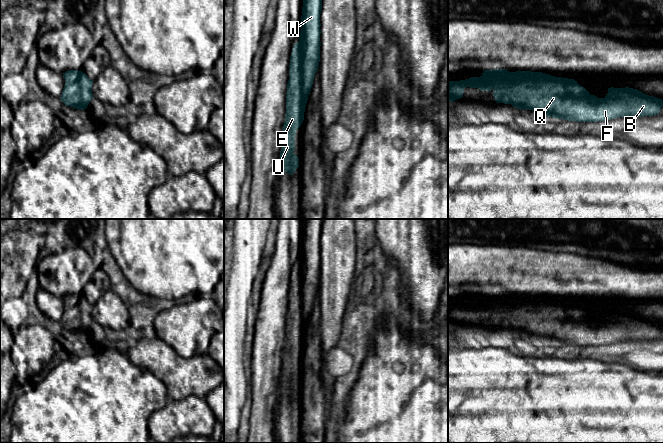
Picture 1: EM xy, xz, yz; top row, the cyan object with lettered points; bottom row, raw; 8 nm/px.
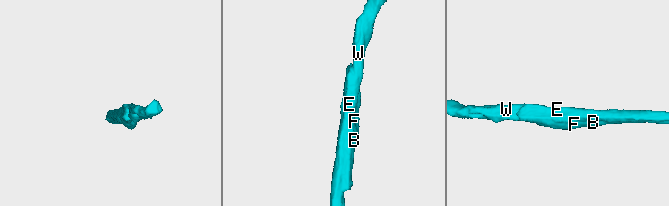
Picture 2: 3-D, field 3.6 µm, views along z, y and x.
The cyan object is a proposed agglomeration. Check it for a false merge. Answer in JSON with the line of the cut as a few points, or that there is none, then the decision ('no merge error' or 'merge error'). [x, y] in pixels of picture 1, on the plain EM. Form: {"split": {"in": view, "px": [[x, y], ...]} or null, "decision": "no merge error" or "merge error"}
{"split": null, "decision": "no merge error"}

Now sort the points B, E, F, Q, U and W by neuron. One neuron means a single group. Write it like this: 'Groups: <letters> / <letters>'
Groups: B E F Q U W

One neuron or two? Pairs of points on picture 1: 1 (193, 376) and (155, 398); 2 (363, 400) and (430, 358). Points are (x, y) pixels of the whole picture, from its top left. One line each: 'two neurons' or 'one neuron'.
1: two neurons
2: one neuron

